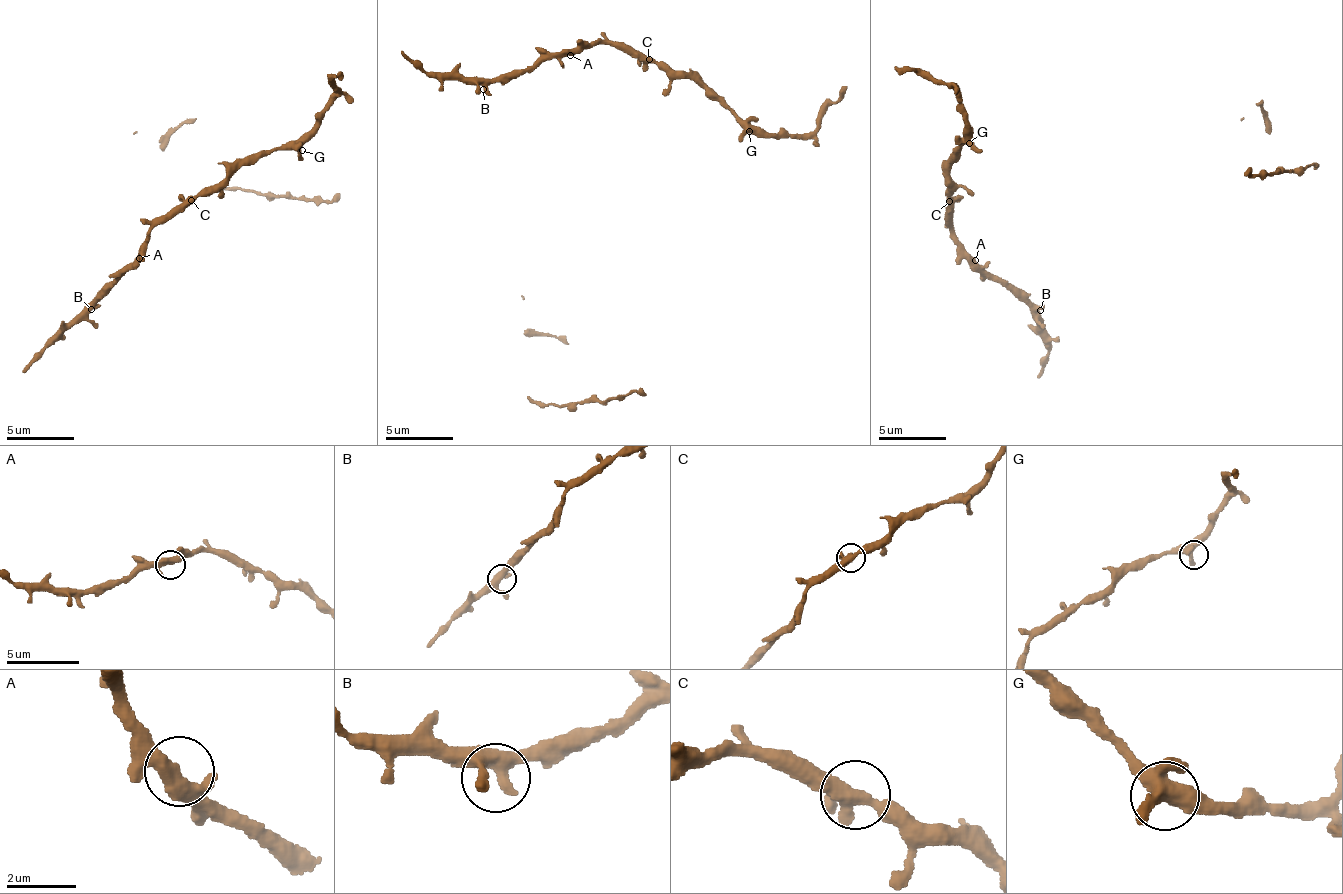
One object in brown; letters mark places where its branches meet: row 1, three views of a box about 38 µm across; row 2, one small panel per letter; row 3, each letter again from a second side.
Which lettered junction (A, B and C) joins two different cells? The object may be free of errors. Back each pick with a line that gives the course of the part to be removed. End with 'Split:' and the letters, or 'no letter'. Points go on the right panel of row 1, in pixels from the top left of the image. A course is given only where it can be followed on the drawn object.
Split: no letter

